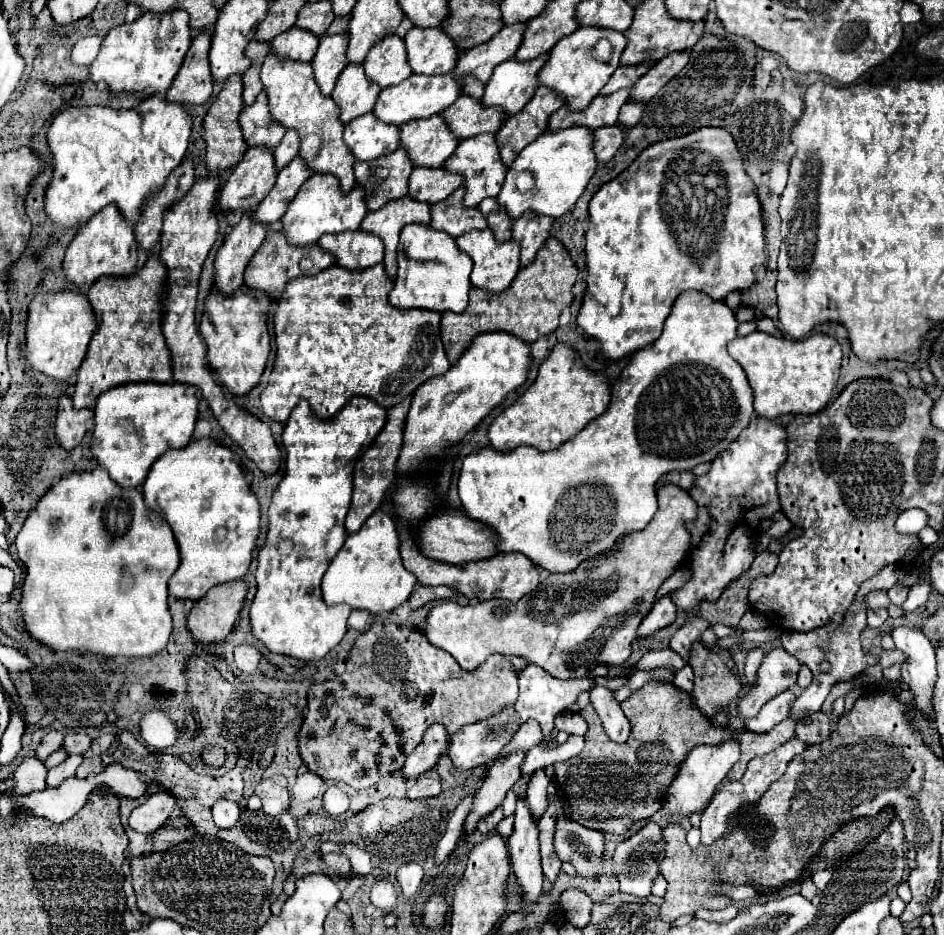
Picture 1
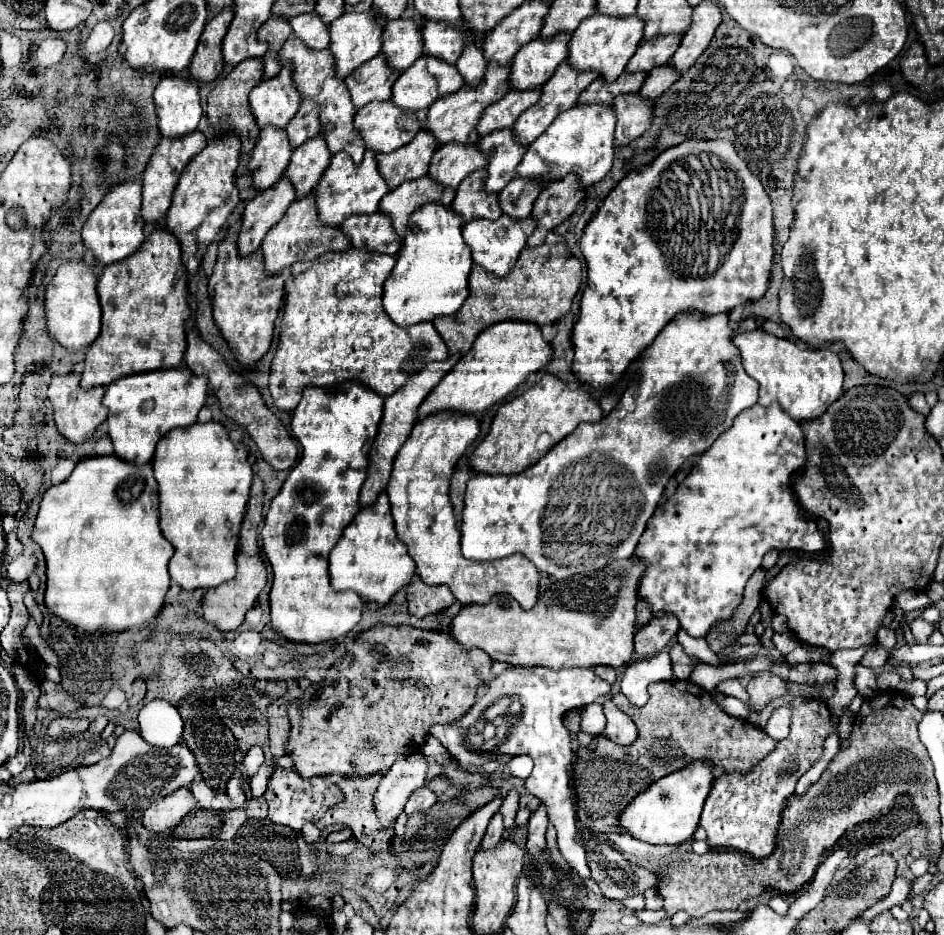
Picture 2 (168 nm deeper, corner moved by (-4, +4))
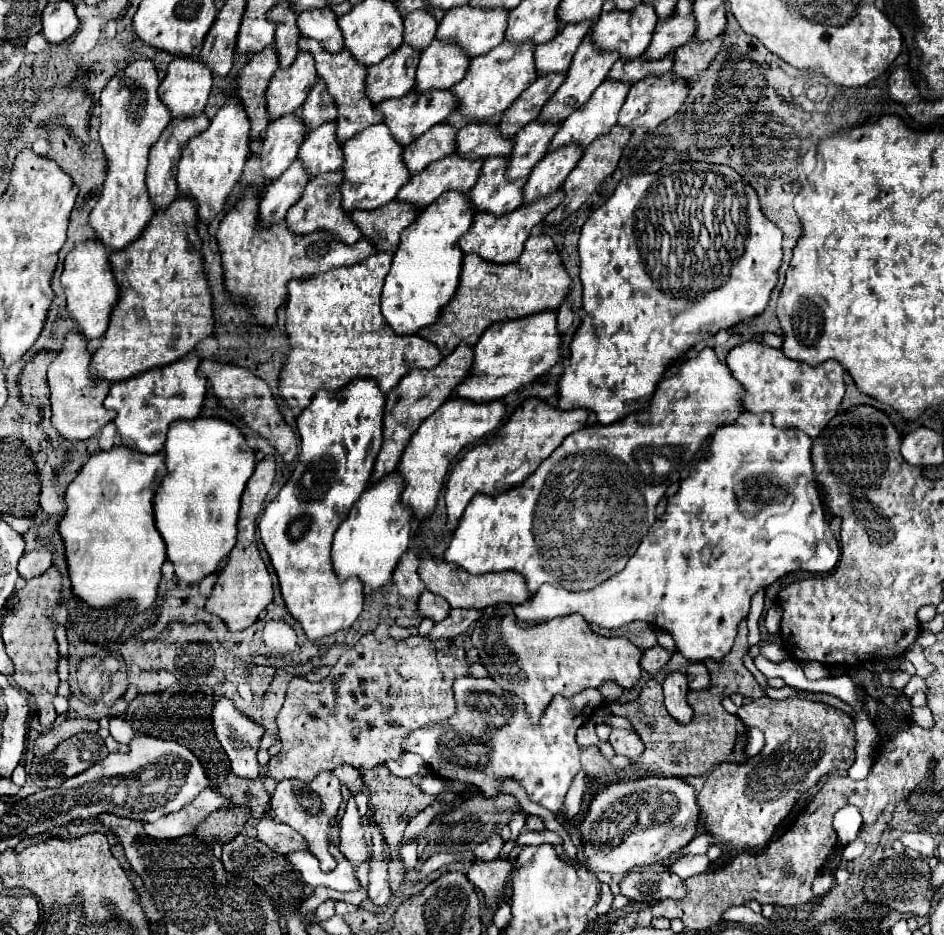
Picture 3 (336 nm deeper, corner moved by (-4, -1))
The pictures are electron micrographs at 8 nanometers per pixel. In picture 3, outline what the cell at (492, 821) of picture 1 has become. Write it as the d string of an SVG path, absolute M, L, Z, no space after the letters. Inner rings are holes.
M491 834L485 842L477 844L473 848L473 852L475 852L477 860L495 860L499 856L499 852L501 852L501 846L503 846L501 836L499 834Z

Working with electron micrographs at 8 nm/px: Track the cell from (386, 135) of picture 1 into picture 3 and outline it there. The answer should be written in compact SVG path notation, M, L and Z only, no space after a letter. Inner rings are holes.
M409 92L405 94L403 98L393 98L393 100L385 100L381 104L375 106L377 112L381 112L385 116L385 126L391 130L391 136L397 140L397 144L401 146L407 146L411 144L415 138L419 138L421 134L425 134L431 126L439 124L441 120L445 120L453 108L457 106L457 98L451 94L451 92L427 92L427 94L415 94L415 92Z

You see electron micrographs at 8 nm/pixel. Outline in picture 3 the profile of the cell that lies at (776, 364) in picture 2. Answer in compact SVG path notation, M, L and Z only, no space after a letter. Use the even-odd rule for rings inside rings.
M741 342L727 354L727 364L733 376L745 386L745 410L753 414L771 412L773 424L785 428L799 428L809 438L819 436L825 424L837 414L845 394L845 370L837 360L827 360L819 366L809 366L787 358L781 350L763 342Z

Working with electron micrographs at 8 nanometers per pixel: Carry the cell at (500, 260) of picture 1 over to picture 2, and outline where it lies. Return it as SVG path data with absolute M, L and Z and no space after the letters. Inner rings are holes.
M501 215L497 221L473 219L473 223L465 223L463 225L463 239L471 247L471 255L473 255L473 261L477 265L485 267L487 271L491 271L499 277L505 277L513 269L521 249L527 245L527 237L533 231L535 231L535 219L533 217L517 221L517 219L511 219L509 215Z

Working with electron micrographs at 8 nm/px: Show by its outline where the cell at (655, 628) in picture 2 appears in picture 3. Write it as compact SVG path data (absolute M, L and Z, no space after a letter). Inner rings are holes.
M653 646L653 648L647 648L643 650L643 656L641 656L641 668L651 672L651 674L657 674L657 670L671 658L671 652L665 650L663 646Z

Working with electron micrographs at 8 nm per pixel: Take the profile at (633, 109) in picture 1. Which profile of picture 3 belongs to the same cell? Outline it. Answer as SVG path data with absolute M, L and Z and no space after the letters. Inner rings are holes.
M717 36L715 40L703 42L703 44L697 42L695 38L689 40L689 44L685 44L683 48L677 48L677 52L675 52L673 70L671 70L673 76L691 80L697 72L701 72L709 66L709 62L717 54L719 46L721 46L721 36Z

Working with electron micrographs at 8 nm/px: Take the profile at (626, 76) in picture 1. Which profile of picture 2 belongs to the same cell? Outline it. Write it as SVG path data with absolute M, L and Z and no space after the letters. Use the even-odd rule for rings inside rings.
M659 35L655 39L643 39L631 57L625 71L651 71L653 67L665 65L681 43L681 35Z

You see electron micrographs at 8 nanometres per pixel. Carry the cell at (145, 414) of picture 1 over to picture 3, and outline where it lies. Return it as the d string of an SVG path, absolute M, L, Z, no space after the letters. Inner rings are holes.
M195 352L163 368L153 368L129 380L115 382L105 398L105 408L115 410L115 426L121 436L121 444L143 454L157 454L165 444L165 434L175 420L195 420L203 408L207 380L197 374L199 358Z

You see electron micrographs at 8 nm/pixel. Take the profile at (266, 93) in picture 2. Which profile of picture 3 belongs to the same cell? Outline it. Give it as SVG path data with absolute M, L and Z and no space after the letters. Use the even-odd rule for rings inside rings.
M299 52L295 62L287 70L279 68L269 82L269 88L265 92L269 120L273 122L281 116L295 114L303 106L315 82L317 74L313 56L309 56L307 52Z

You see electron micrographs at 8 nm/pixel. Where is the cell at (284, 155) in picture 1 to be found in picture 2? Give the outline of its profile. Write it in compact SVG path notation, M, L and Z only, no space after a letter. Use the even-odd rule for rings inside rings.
M313 99L301 101L297 115L289 121L289 127L285 127L293 149L303 145L311 135L319 133L319 129L321 129L319 113L321 113L321 107Z

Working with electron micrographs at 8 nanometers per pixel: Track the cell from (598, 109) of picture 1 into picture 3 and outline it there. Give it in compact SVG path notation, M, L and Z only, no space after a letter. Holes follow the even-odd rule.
M673 54L665 56L659 62L649 62L643 56L639 56L637 60L631 62L621 62L617 60L613 64L613 68L607 74L607 80L611 82L625 82L625 84L635 84L637 80L645 78L645 76L661 76L665 72L669 72L673 66Z

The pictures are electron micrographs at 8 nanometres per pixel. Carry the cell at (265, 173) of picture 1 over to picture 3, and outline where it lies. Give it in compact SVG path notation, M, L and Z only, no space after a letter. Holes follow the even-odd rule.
M295 114L269 122L261 146L261 170L269 182L277 180L293 164L305 134L307 130Z

